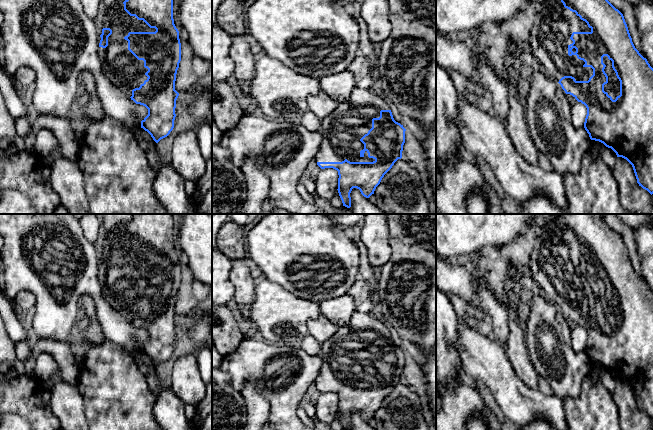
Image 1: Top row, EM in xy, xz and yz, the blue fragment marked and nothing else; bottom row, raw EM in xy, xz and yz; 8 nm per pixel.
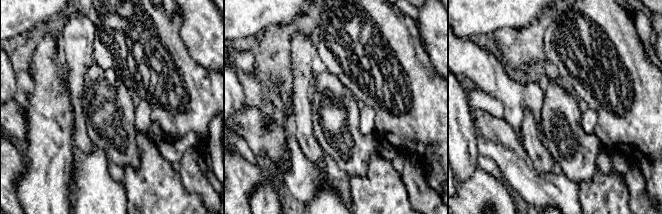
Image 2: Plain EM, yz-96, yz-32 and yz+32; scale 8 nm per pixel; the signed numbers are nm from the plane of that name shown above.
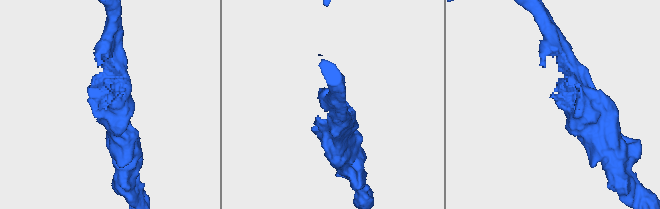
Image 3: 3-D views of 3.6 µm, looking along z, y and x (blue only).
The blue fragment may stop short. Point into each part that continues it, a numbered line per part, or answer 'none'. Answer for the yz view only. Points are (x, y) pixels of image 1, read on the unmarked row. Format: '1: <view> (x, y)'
1: yz (550, 259)

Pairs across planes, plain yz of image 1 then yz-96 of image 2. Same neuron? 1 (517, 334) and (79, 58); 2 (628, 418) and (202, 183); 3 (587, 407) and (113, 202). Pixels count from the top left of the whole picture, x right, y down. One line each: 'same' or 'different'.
1: same
2: same
3: different

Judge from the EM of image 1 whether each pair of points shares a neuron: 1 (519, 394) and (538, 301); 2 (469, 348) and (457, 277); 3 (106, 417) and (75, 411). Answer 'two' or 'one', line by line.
1: two
2: two
3: two

